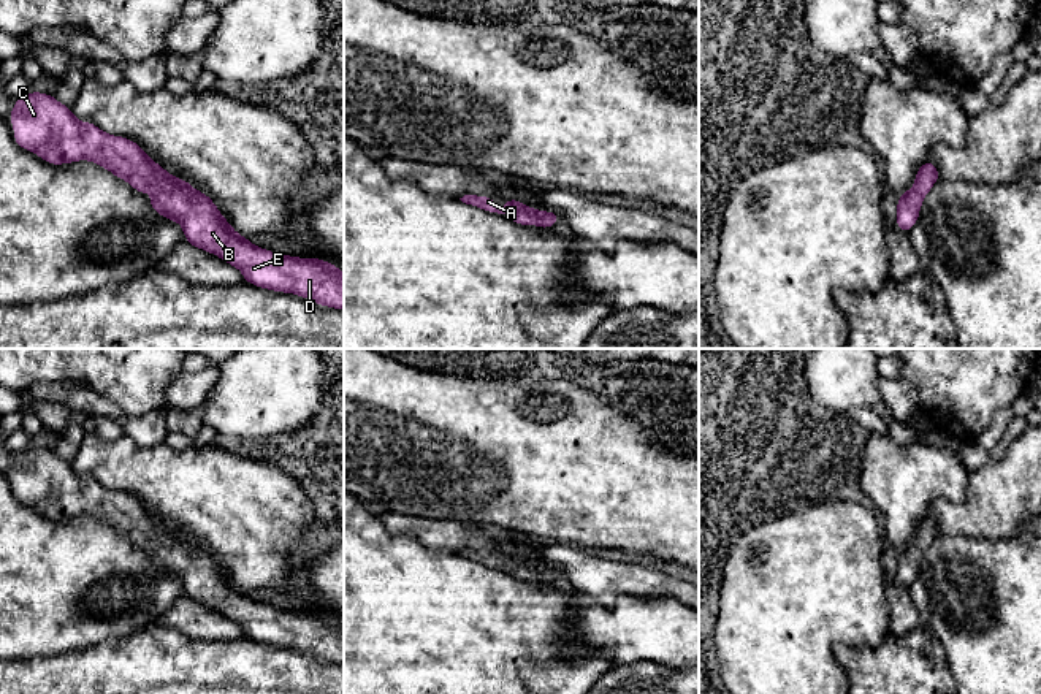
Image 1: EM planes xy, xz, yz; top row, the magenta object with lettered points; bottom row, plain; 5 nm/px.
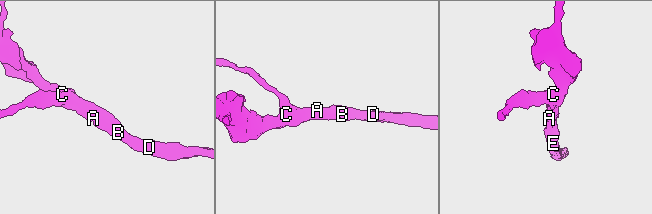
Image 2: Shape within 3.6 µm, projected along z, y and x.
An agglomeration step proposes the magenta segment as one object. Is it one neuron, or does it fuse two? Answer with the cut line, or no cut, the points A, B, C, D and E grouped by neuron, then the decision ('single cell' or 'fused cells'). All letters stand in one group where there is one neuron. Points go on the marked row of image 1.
cut none; groups A B C D E; single cell

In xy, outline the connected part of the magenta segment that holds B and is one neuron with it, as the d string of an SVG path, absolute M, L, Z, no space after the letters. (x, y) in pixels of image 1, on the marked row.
M41 92L16 100L10 122L16 144L48 163L89 160L127 181L136 192L149 192L152 209L177 222L187 244L238 268L246 282L344 311L344 273L337 266L254 246L235 231L208 195L170 174L135 141L78 120L70 108Z

